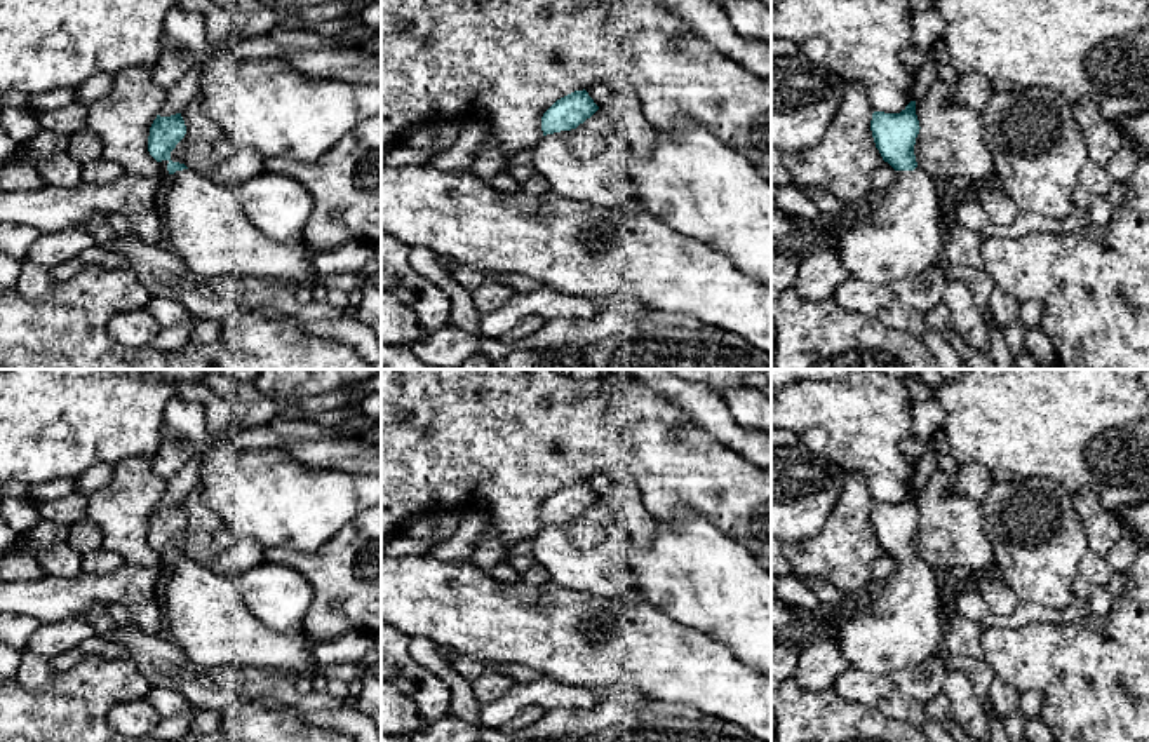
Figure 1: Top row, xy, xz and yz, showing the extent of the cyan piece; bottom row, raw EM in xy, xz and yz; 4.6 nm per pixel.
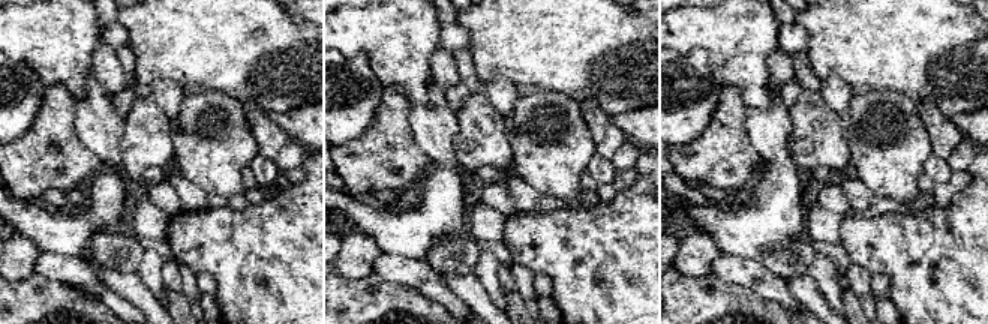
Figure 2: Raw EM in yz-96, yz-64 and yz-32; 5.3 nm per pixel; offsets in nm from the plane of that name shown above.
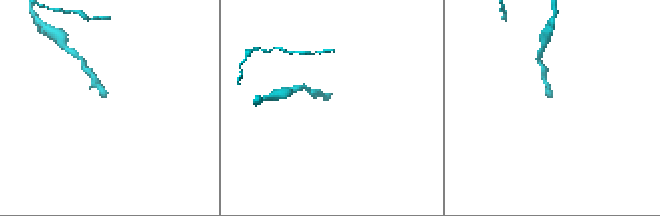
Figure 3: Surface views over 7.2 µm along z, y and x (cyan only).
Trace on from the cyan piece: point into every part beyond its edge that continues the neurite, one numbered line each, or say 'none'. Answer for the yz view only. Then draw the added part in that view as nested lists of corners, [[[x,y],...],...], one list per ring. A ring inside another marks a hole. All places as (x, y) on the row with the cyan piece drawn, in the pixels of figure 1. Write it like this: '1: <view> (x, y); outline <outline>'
1: yz (906, 234); outline [[[919,165],[914,171],[897,171],[895,181],[874,200],[874,214],[858,225],[839,226],[837,221],[822,228],[829,247],[839,253],[850,277],[890,286],[897,279],[916,275],[944,261],[944,209],[931,179]]]

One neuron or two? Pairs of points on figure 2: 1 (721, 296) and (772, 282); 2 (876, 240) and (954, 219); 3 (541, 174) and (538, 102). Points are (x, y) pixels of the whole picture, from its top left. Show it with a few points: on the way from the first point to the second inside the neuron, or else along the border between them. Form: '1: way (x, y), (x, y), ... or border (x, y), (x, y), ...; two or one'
1: border (715, 275), (748, 287), (760, 297), (780, 305); two
2: way (898, 240), (946, 240); one
3: way (541, 156), (540, 120); one

